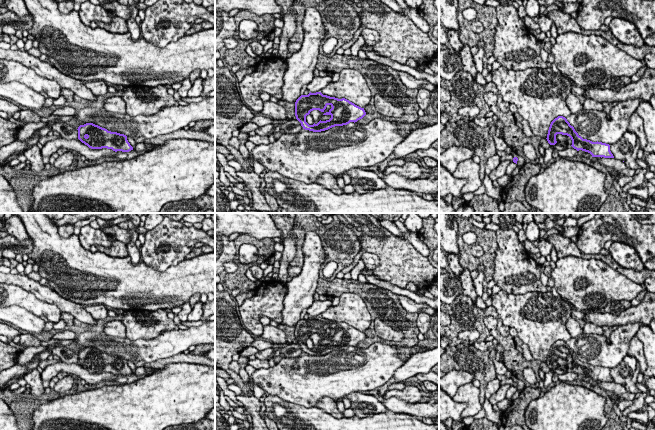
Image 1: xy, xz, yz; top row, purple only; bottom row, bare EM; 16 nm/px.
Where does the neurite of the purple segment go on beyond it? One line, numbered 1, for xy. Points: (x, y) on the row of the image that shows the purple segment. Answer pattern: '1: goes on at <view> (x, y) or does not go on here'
1: does not go on here

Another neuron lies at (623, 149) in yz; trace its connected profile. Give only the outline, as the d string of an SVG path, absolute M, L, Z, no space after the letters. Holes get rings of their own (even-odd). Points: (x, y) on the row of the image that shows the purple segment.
M626 131L618 142L610 145L610 151L614 158L622 160L628 168L634 170L640 168L635 159L632 157L636 142L636 134Z

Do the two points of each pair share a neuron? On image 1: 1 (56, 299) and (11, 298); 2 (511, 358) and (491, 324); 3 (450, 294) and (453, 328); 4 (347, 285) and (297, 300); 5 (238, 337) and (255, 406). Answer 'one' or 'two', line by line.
1: two
2: one
3: two
4: two
5: one

